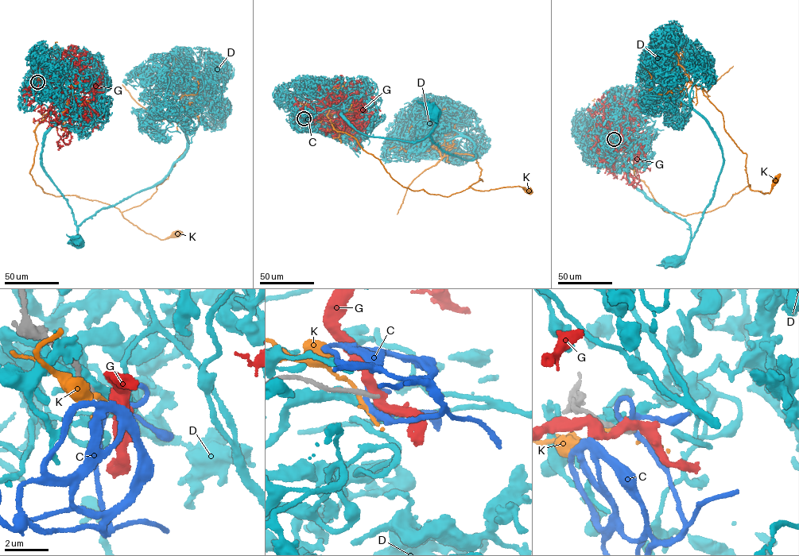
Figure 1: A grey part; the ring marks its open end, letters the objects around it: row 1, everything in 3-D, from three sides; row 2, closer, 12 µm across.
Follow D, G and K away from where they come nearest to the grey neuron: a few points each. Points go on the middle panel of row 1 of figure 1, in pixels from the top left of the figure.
D: (301, 117), (304, 121), (329, 107), (343, 109), (344, 120), (363, 134), (414, 141), (436, 127), (436, 113)
G: (304, 117), (304, 110), (318, 108), (328, 125), (337, 124), (332, 121), (346, 114), (362, 126), (365, 111)
K: (303, 117), (334, 123), (404, 187), (447, 197), (482, 181), (482, 169), (444, 156), (455, 116), (431, 102)

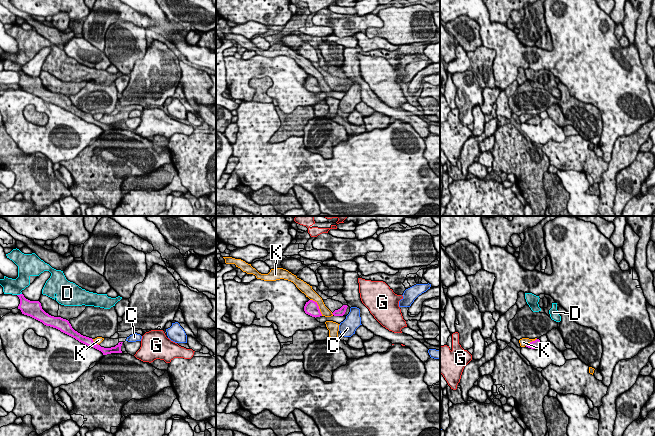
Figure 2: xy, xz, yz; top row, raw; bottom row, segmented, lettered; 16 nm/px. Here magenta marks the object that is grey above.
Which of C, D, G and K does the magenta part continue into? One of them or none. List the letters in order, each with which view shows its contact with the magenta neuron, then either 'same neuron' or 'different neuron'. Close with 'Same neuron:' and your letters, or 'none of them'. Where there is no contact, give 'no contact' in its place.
C: no contact | different neuron
D: xy | different neuron
G: no contact | different neuron
K: xz | different neuron
Same neuron: none of them

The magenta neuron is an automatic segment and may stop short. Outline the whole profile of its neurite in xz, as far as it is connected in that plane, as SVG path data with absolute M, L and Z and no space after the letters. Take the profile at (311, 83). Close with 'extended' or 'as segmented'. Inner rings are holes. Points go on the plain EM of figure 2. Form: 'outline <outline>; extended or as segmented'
outline M309 76L308 78L306 78L304 82L304 87L306 90L315 94L322 92L317 78L313 76Z; as segmented

